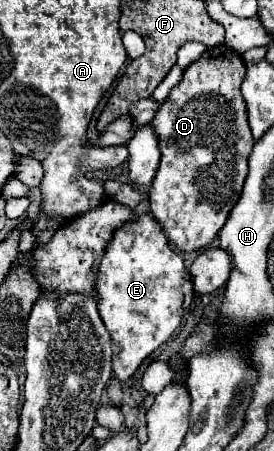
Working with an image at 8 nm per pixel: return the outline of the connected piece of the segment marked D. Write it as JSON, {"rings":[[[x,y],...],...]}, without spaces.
{"rings":[[[226,45],[206,49],[206,53],[184,71],[184,81],[178,89],[172,89],[168,101],[160,107],[158,115],[152,121],[162,151],[158,173],[148,191],[148,195],[152,195],[152,215],[162,225],[166,237],[172,239],[180,251],[192,253],[206,247],[218,235],[218,231],[226,223],[230,209],[240,199],[242,185],[248,175],[248,155],[254,147],[246,103],[240,93],[244,75],[246,65],[234,49],[228,49]]]}

